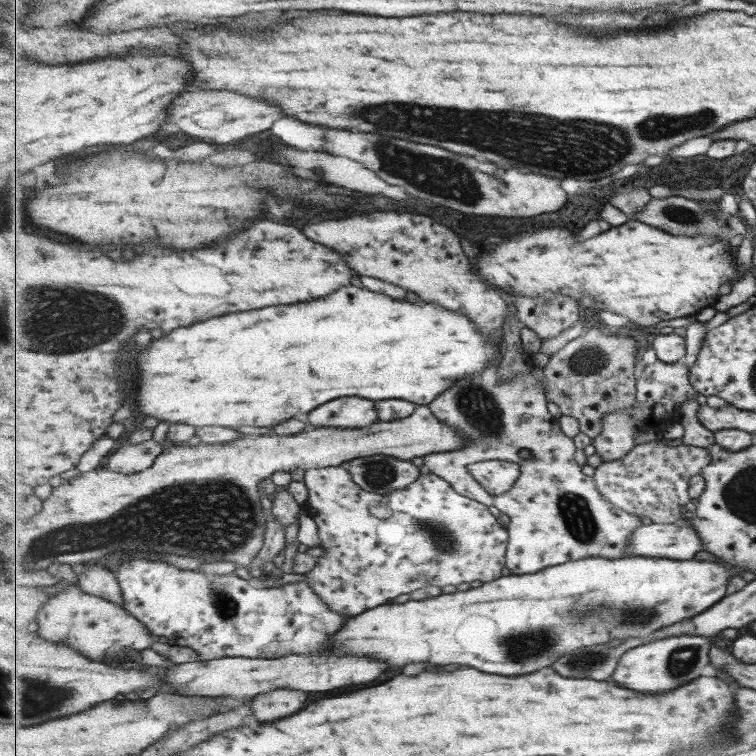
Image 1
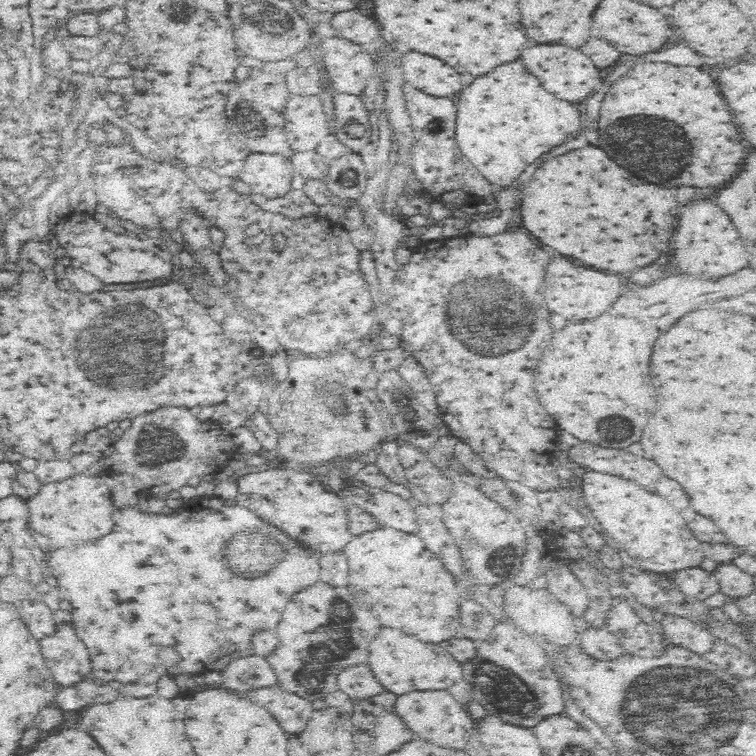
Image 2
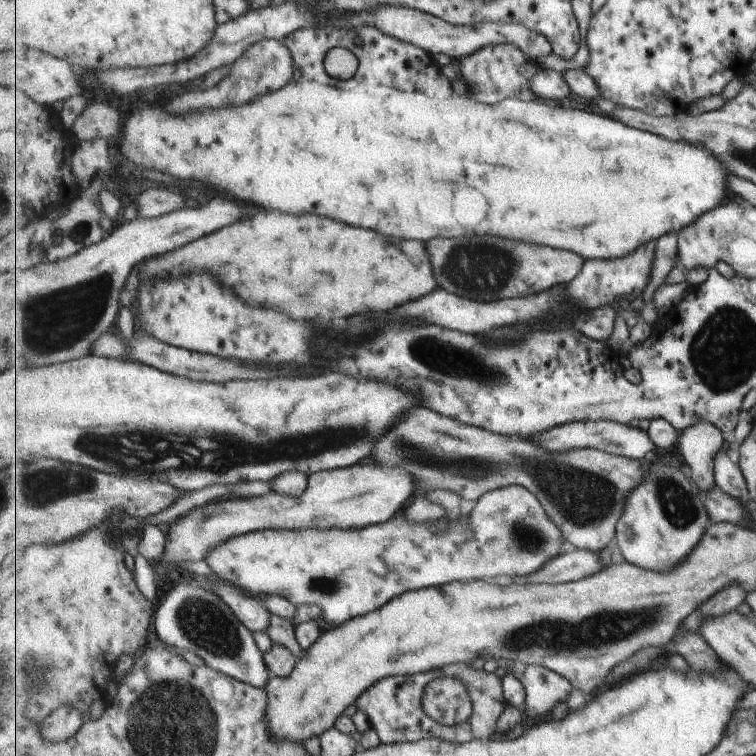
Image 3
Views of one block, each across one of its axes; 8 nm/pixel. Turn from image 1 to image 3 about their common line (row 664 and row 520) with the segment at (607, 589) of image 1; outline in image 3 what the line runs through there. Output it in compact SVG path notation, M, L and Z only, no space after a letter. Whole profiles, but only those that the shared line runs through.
M507 486L501 490L493 490L489 494L485 494L485 498L479 500L479 504L475 506L473 514L467 520L455 522L455 526L447 528L445 524L435 524L435 526L427 526L427 524L417 524L411 526L405 518L395 518L387 524L377 524L377 526L369 526L369 530L297 530L295 531L280 531L280 530L262 530L247 533L239 537L233 537L231 540L224 542L223 545L215 547L205 558L212 567L211 573L216 574L219 578L232 585L239 586L243 590L252 593L258 598L264 599L269 595L279 595L288 598L296 607L301 605L316 604L324 610L325 620L322 622L325 627L344 625L346 622L354 618L369 614L377 608L383 608L387 602L391 602L397 596L403 596L407 590L419 590L419 588L429 588L429 586L443 586L455 580L497 580L499 576L503 578L515 578L515 576L525 576L531 574L535 570L539 570L547 560L551 560L553 556L559 554L561 550L561 530L555 526L555 522L547 516L545 508L541 506L539 498L529 492L523 486Z

